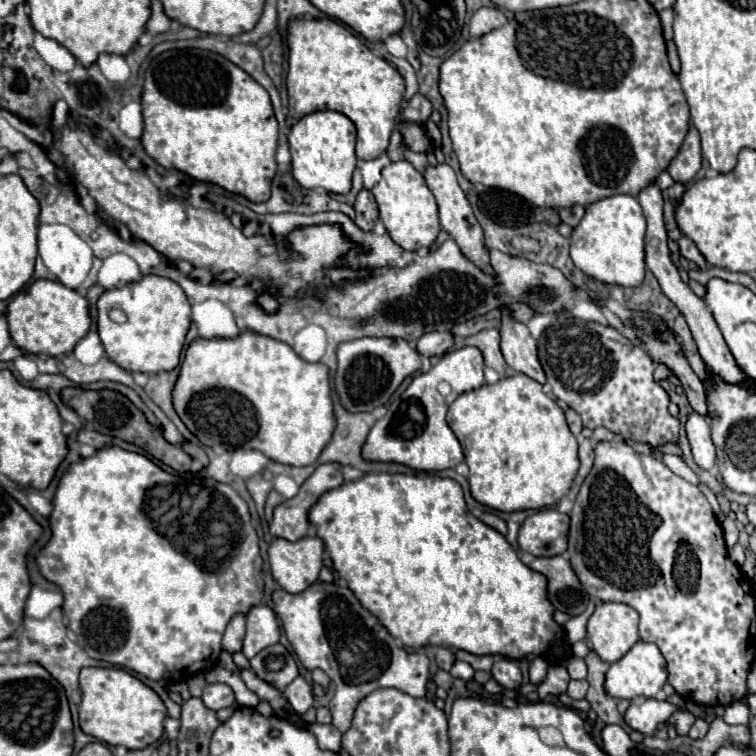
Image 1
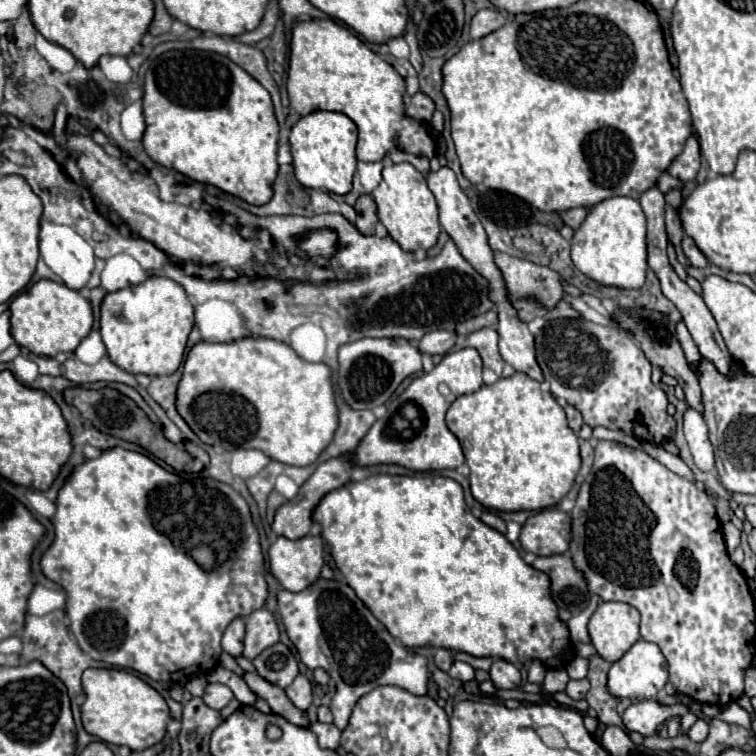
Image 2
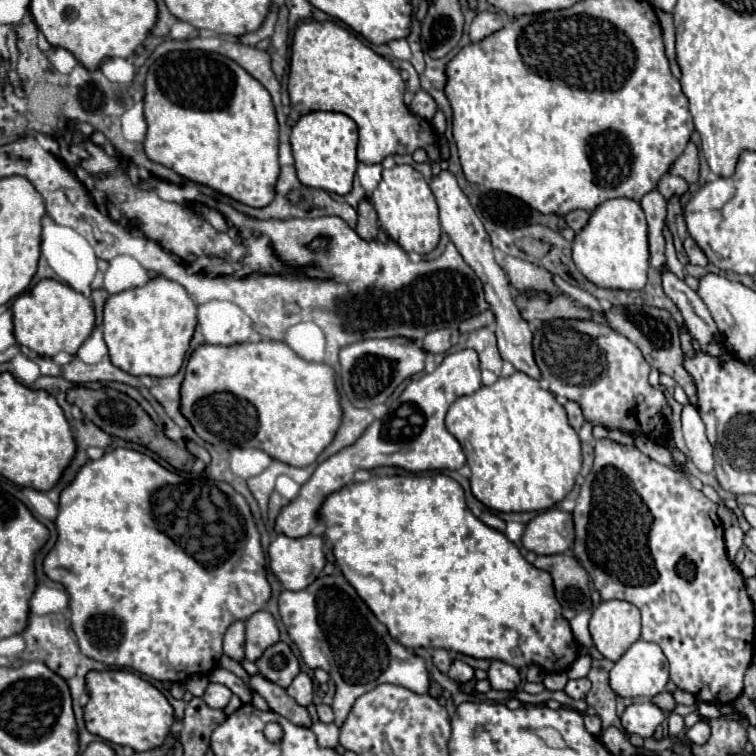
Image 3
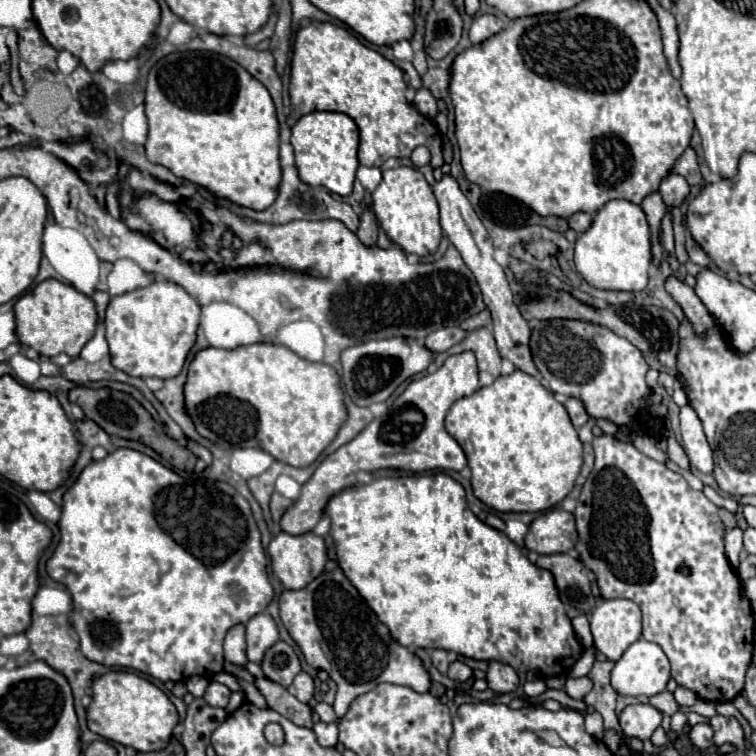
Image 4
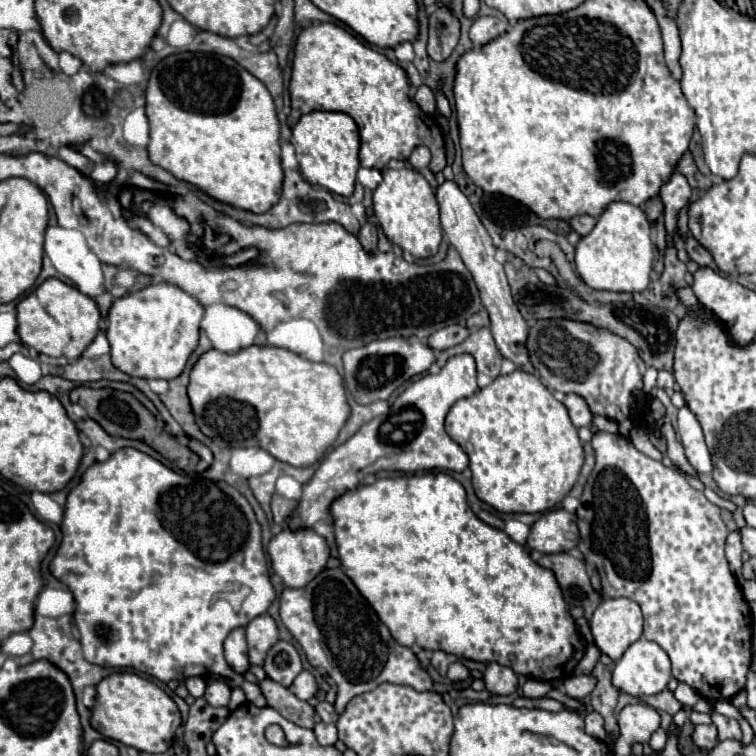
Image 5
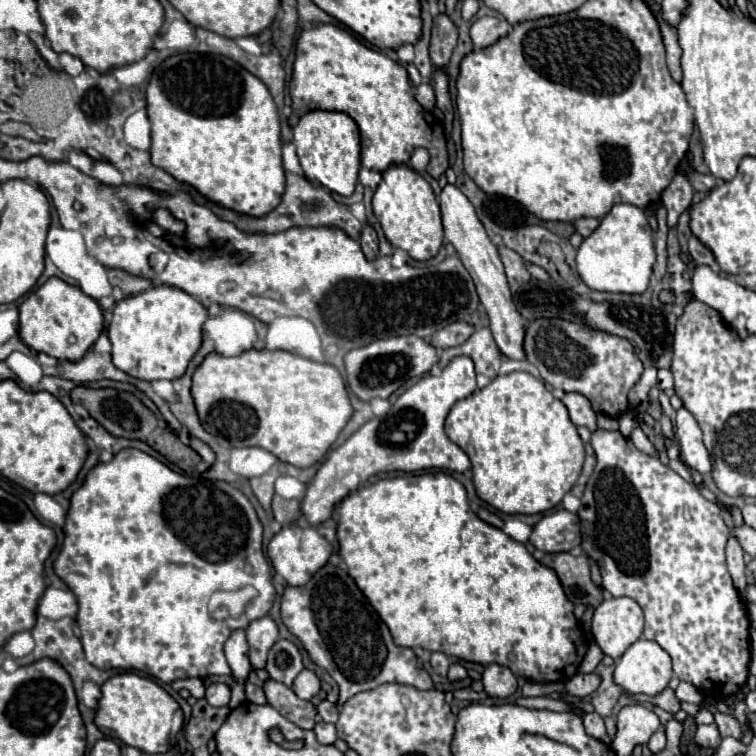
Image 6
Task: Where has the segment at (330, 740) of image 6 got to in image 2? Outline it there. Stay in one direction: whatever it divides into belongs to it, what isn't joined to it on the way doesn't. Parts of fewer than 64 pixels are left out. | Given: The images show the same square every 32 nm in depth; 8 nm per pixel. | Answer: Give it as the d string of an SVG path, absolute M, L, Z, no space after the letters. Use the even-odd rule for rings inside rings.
M316 722L316 724L310 726L310 730L316 734L320 748L330 748L330 750L338 748L338 744L340 744L340 730L334 724Z

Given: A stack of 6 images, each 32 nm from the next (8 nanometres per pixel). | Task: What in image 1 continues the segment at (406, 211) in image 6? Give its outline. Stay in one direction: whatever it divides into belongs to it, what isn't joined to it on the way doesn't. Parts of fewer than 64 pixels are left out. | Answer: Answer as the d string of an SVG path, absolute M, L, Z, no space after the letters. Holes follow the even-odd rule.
M392 162L384 166L382 180L372 188L372 194L378 204L379 218L398 246L416 252L418 248L430 248L434 244L440 232L438 206L424 176L410 162Z

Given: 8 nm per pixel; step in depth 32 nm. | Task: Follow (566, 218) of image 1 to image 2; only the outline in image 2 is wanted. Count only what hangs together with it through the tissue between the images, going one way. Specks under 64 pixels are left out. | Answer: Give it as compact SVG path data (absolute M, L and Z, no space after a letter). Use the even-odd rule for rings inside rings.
M572 208L572 210L568 210L568 212L562 214L562 220L564 220L564 224L568 224L572 230L578 230L580 224L584 222L586 214L588 214L586 208Z

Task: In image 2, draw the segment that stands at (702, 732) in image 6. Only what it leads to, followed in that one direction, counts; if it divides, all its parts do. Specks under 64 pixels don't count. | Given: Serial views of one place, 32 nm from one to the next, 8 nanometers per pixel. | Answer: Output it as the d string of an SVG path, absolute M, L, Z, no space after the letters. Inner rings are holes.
M698 720L692 728L690 728L690 740L694 742L704 742L708 736L708 724L704 720Z

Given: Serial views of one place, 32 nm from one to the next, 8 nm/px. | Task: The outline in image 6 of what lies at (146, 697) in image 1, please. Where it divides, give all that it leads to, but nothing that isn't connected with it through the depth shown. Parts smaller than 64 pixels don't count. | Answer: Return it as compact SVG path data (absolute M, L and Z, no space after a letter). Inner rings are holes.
M134 672L112 676L102 684L102 698L96 710L96 726L114 740L148 754L164 754L176 744L176 734L184 726L184 712L178 702L150 678Z

